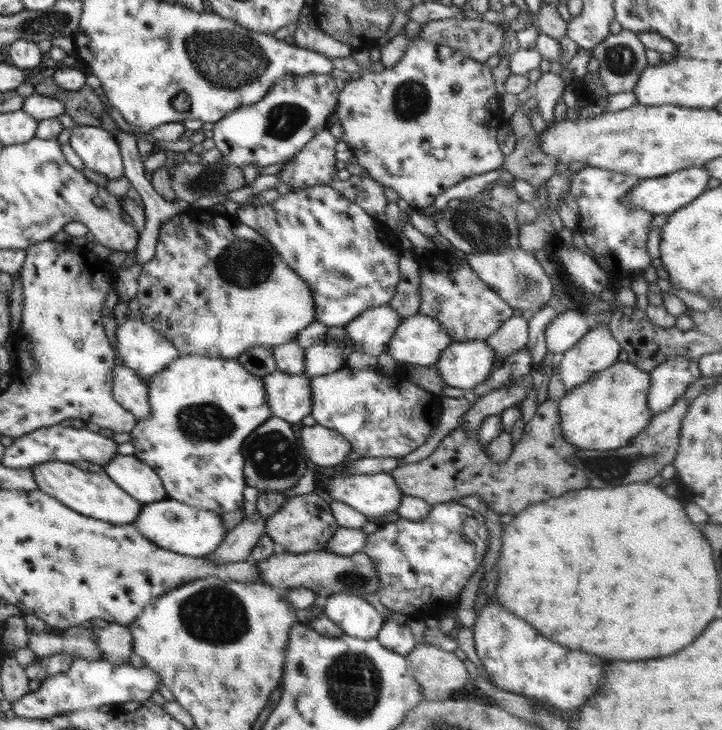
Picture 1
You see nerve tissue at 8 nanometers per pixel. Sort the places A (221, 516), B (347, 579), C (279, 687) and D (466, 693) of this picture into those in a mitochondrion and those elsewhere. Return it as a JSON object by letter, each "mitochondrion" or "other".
{"A":"other","B":"mitochondrion","C":"other","D":"other"}

